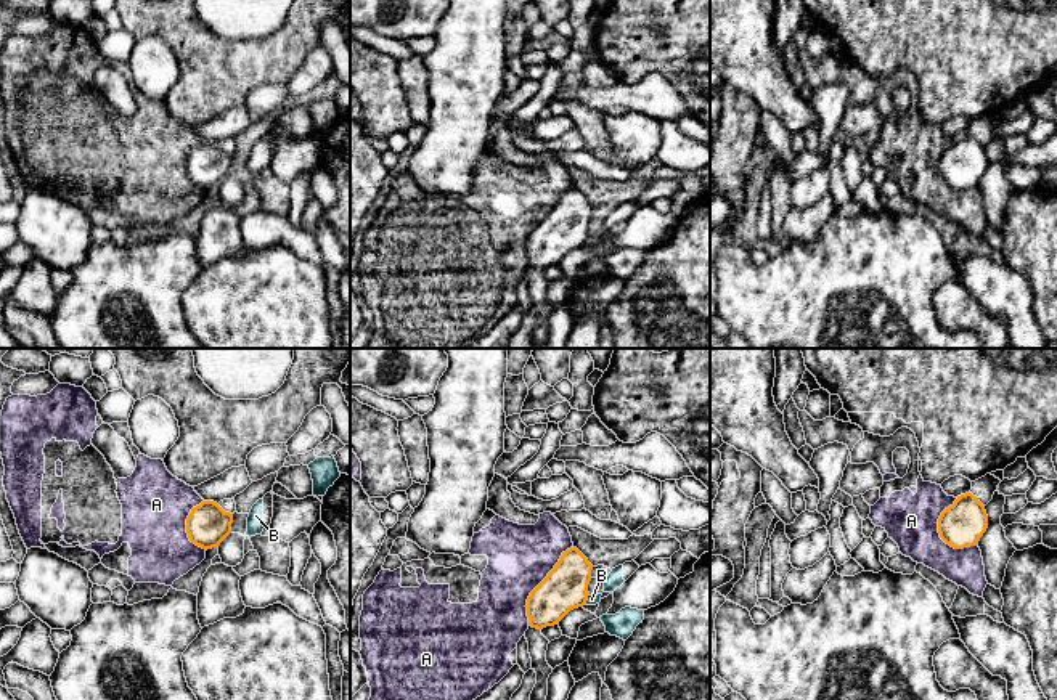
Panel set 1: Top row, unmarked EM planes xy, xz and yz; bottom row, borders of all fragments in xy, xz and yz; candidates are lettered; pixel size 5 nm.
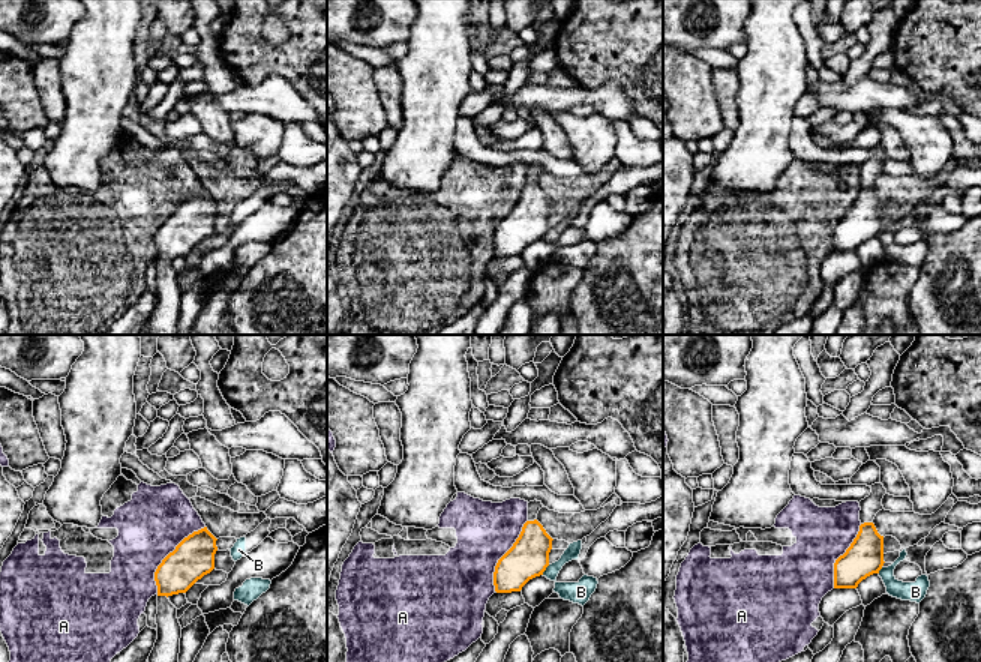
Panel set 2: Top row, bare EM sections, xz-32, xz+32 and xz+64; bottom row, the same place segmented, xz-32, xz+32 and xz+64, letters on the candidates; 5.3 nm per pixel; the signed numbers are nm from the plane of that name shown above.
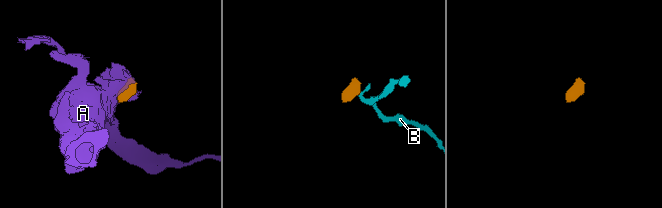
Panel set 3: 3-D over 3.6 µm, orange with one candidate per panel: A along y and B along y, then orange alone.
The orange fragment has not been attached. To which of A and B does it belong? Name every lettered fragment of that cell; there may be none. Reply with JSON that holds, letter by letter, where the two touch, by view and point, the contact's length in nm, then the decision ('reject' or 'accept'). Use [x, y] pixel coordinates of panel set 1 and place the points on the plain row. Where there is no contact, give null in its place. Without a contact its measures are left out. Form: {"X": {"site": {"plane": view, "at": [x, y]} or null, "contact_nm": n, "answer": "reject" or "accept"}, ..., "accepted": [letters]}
{"A": {"site": {"plane": "xz", "at": [538, 225]}, "contact_nm": 460, "answer": "reject"}, "B": {"site": {"plane": "xz", "at": [587, 240]}, "contact_nm": 50, "answer": "reject"}, "accepted": []}

